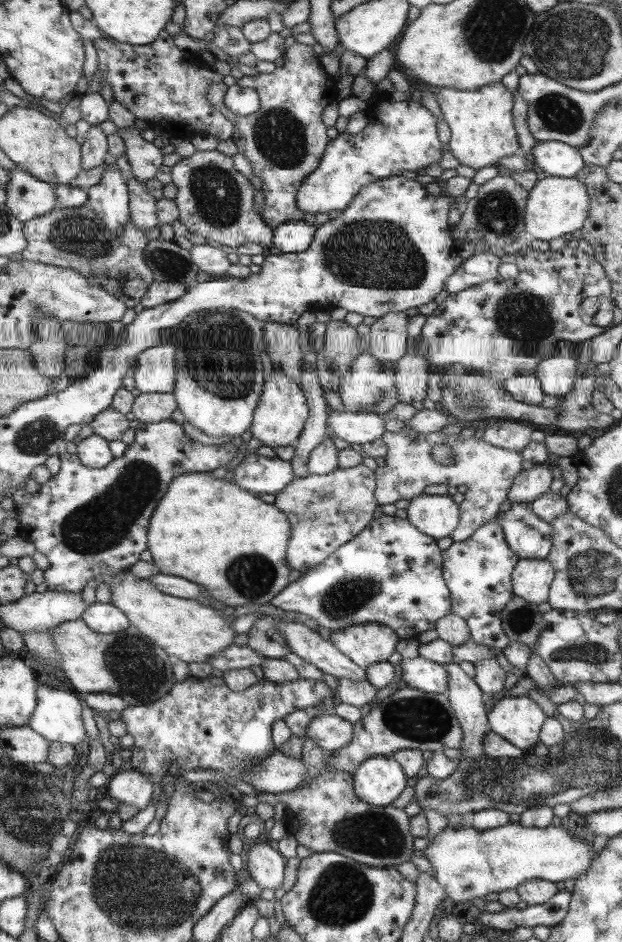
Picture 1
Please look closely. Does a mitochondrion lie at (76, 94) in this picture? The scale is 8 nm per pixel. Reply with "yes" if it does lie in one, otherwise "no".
no

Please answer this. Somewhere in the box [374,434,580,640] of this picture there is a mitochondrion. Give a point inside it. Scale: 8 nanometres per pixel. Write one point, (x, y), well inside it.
(519, 619)

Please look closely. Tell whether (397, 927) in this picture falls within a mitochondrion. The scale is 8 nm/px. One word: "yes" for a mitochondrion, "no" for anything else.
no

